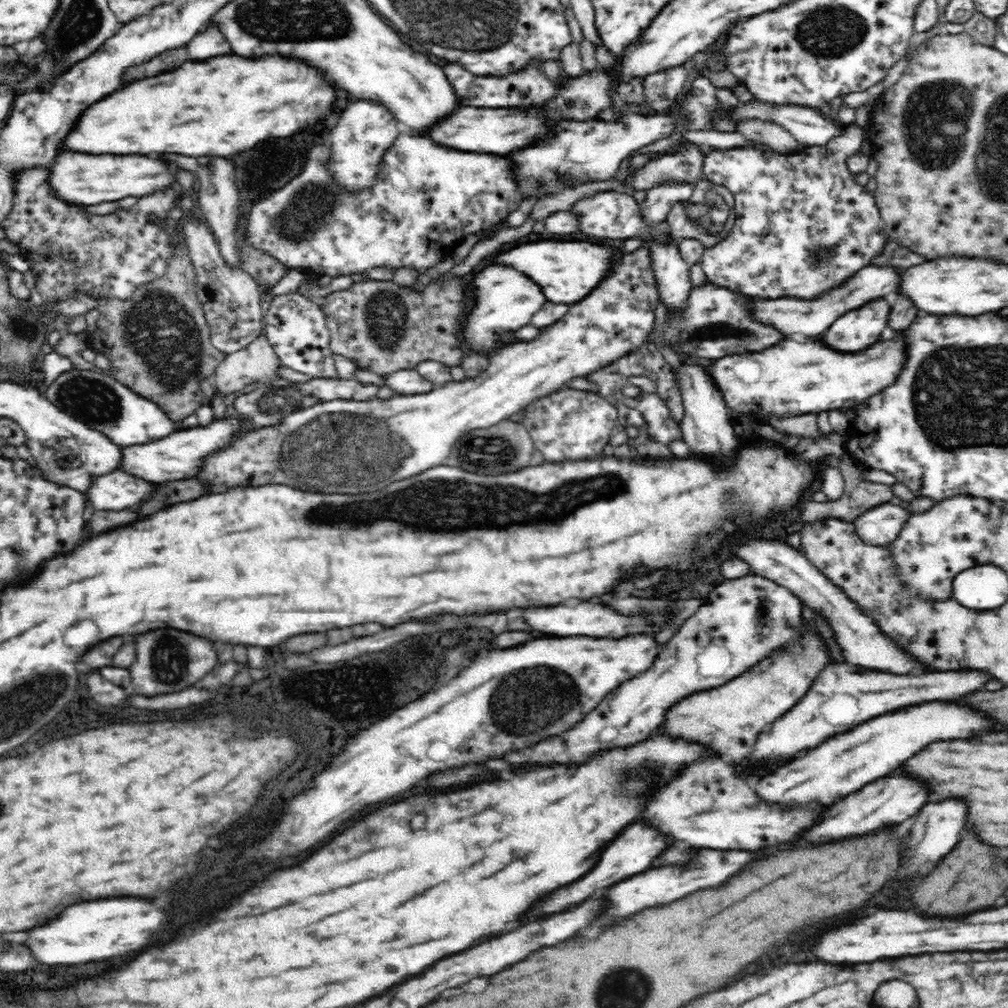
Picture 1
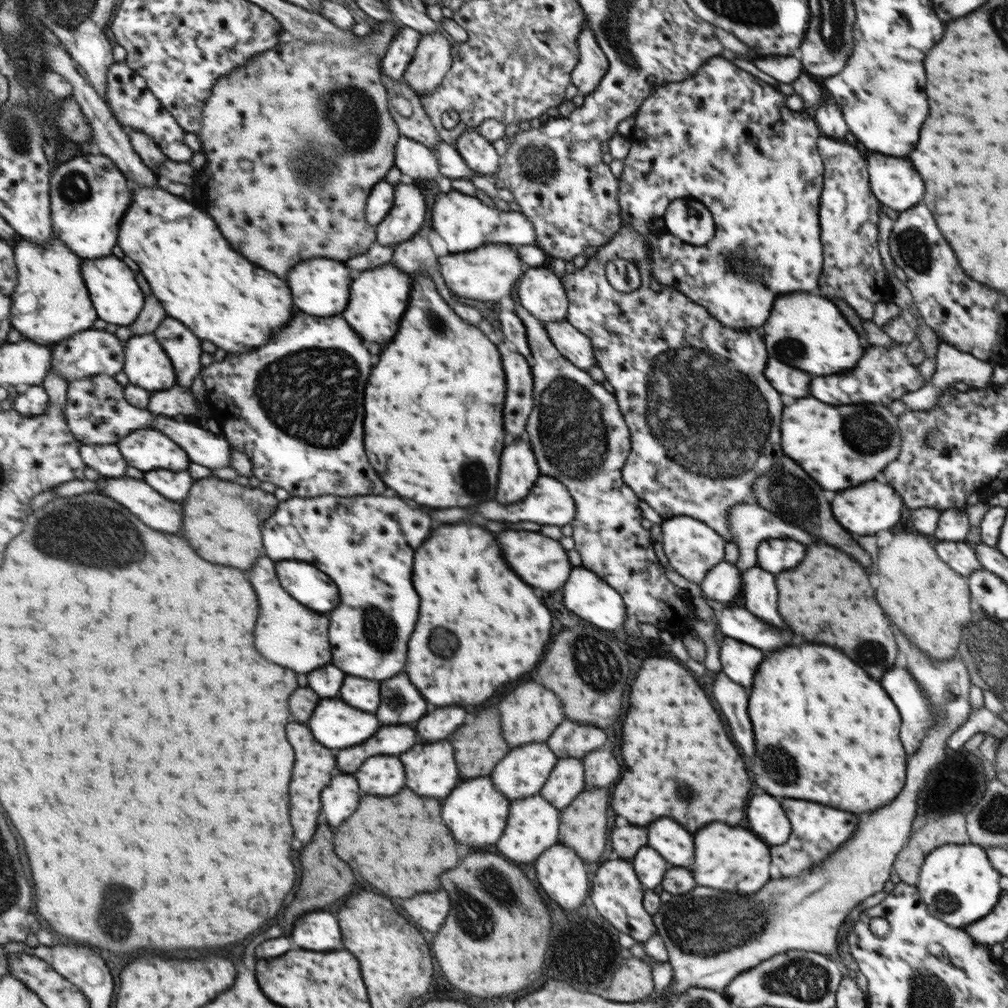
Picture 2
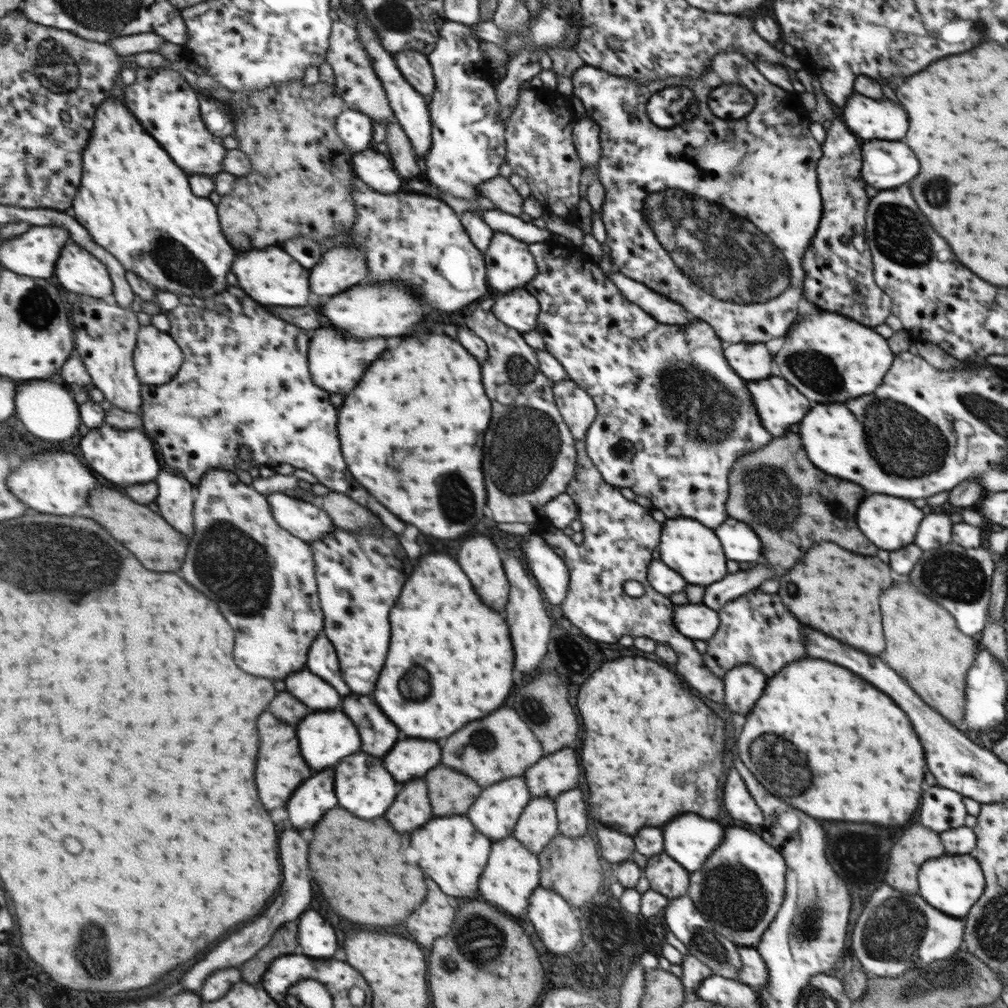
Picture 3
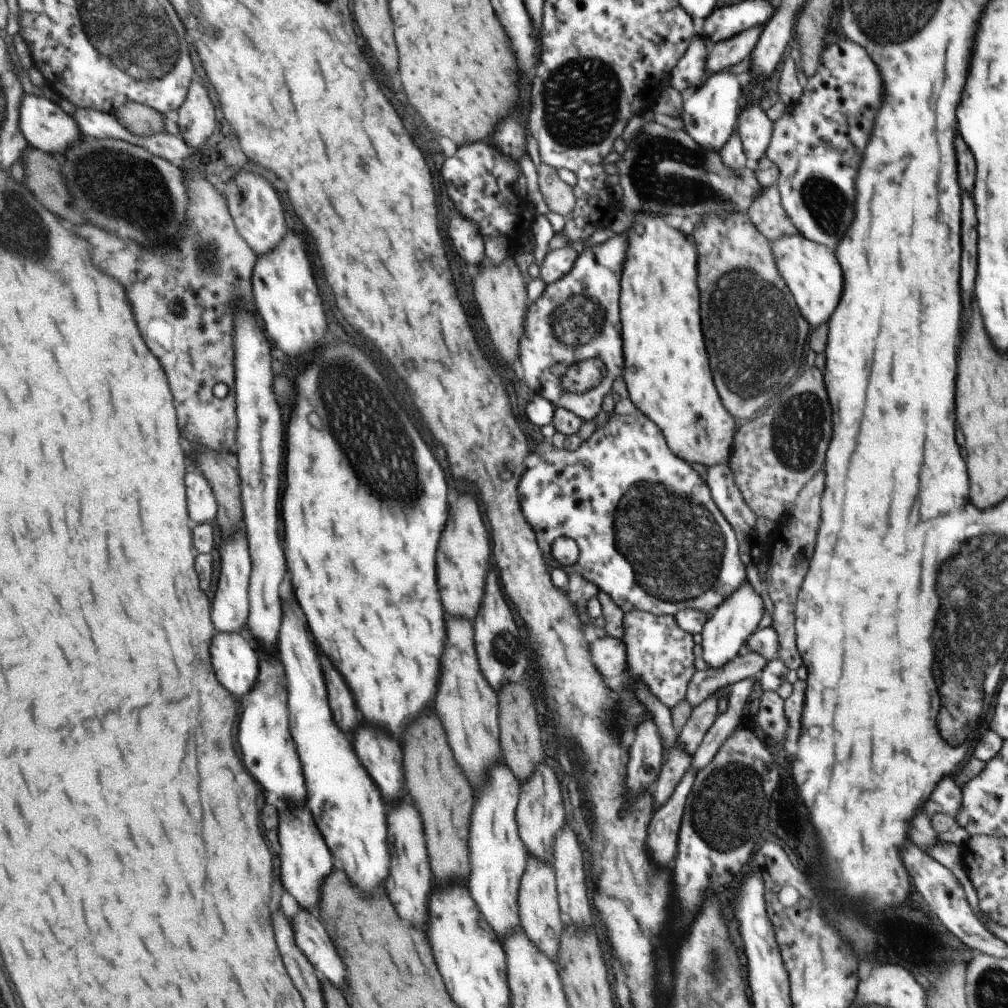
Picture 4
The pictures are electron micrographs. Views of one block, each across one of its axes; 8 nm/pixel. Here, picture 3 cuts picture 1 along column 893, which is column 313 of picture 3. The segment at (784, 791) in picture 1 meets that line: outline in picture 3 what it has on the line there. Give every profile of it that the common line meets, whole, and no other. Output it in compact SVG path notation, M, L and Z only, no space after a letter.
M315 712L309 714L297 728L297 736L301 740L301 754L305 756L307 764L313 770L327 770L335 764L339 764L345 756L353 754L359 750L359 736L353 728L353 724L349 722L349 718L345 716L345 712Z

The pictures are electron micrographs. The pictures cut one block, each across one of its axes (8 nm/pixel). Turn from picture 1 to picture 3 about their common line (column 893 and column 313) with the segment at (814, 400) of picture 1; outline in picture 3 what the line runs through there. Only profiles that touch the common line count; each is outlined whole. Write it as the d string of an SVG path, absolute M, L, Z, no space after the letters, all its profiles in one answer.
M319 328L313 338L313 348L309 352L309 364L311 364L311 376L313 382L327 390L329 394L347 394L355 388L359 382L363 370L385 350L385 342L381 338L377 340L349 340L341 336L341 332L333 328Z

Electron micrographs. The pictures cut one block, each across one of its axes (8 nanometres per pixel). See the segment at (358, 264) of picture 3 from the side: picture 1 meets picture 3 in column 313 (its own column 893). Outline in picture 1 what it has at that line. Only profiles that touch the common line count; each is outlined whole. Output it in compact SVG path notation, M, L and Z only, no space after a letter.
M866 266L858 270L852 278L848 278L840 288L834 288L830 292L824 292L816 300L800 300L800 298L778 298L778 300L758 300L754 302L754 316L758 322L768 322L780 328L784 334L792 332L804 332L810 336L820 336L826 332L826 328L842 314L846 314L850 308L860 308L862 304L880 298L884 294L898 290L898 274L894 268L878 268L878 266Z

